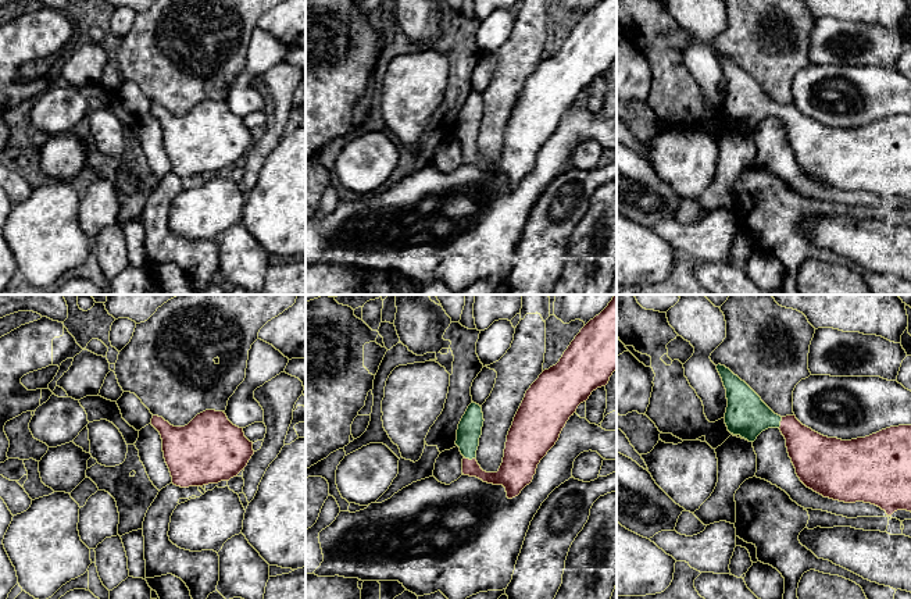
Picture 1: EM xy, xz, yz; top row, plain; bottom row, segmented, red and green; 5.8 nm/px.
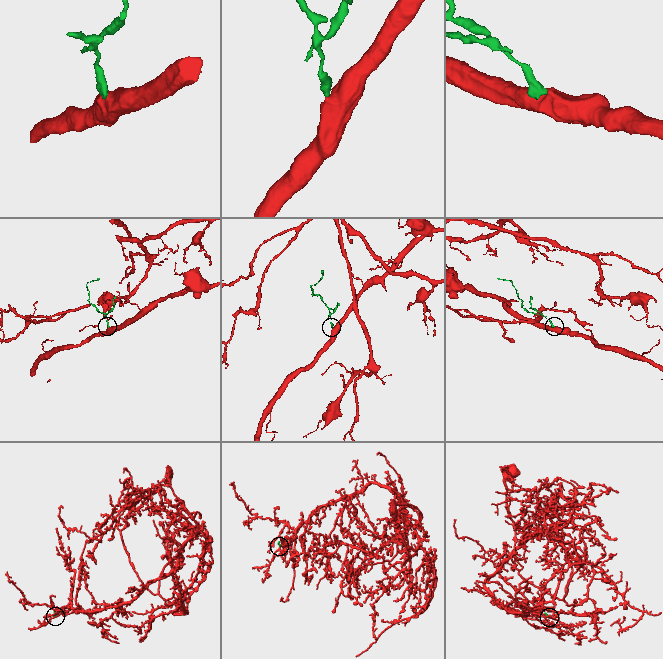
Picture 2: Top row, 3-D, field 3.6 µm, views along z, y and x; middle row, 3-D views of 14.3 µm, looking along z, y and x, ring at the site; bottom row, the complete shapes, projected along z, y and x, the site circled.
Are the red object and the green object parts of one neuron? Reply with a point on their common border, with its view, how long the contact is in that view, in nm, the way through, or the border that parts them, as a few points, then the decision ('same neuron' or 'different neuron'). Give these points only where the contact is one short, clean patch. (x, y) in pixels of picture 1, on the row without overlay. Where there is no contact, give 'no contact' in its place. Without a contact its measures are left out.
xz (468, 148) | 70 nm | across xz (508, 163), (485, 166), (468, 148), (470, 117) | same neuron

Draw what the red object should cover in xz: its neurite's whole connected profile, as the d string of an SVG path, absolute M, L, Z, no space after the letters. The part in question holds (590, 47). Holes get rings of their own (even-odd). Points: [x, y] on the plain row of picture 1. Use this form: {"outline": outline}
{"outline": "M601 0L590 8L571 31L560 50L544 58L526 79L507 124L503 151L497 161L486 161L476 150L476 139L483 115L482 96L471 92L462 104L456 133L462 147L462 163L476 165L483 171L503 174L507 186L512 188L529 174L537 153L555 133L562 117L578 95L589 88L593 79L605 75L617 58L617 0Z"}

